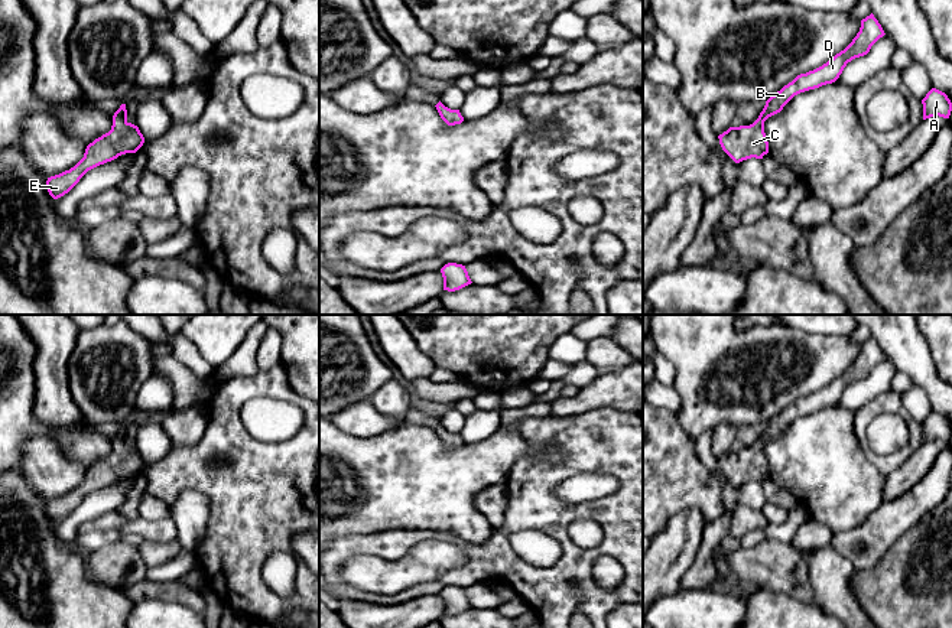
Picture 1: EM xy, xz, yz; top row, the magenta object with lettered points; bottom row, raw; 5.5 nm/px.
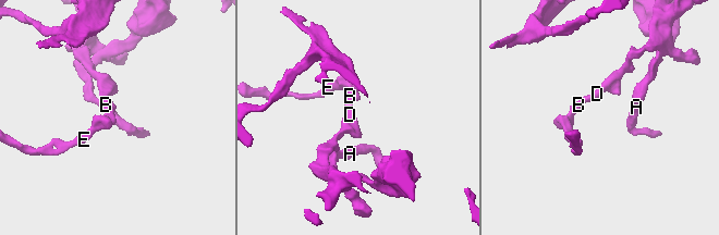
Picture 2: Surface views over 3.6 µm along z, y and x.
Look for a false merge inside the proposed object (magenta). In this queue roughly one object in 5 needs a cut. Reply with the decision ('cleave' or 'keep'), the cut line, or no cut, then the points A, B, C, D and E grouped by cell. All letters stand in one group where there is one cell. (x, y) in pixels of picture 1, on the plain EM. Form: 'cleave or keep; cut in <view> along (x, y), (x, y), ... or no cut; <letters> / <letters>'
keep; no cut; A B C D E

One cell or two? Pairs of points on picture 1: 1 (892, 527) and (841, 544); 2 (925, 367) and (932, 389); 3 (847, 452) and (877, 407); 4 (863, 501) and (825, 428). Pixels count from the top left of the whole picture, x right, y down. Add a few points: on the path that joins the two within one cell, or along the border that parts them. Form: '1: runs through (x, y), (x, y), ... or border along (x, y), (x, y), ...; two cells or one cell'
1: runs through (879, 531), (871, 539), (860, 539), (854, 544); one cell
2: runs through (925, 373), (932, 383); one cell
3: border along (854, 412), (854, 435), (864, 455), (874, 467); two cells
4: runs through (844, 482), (825, 464), (825, 446); one cell

